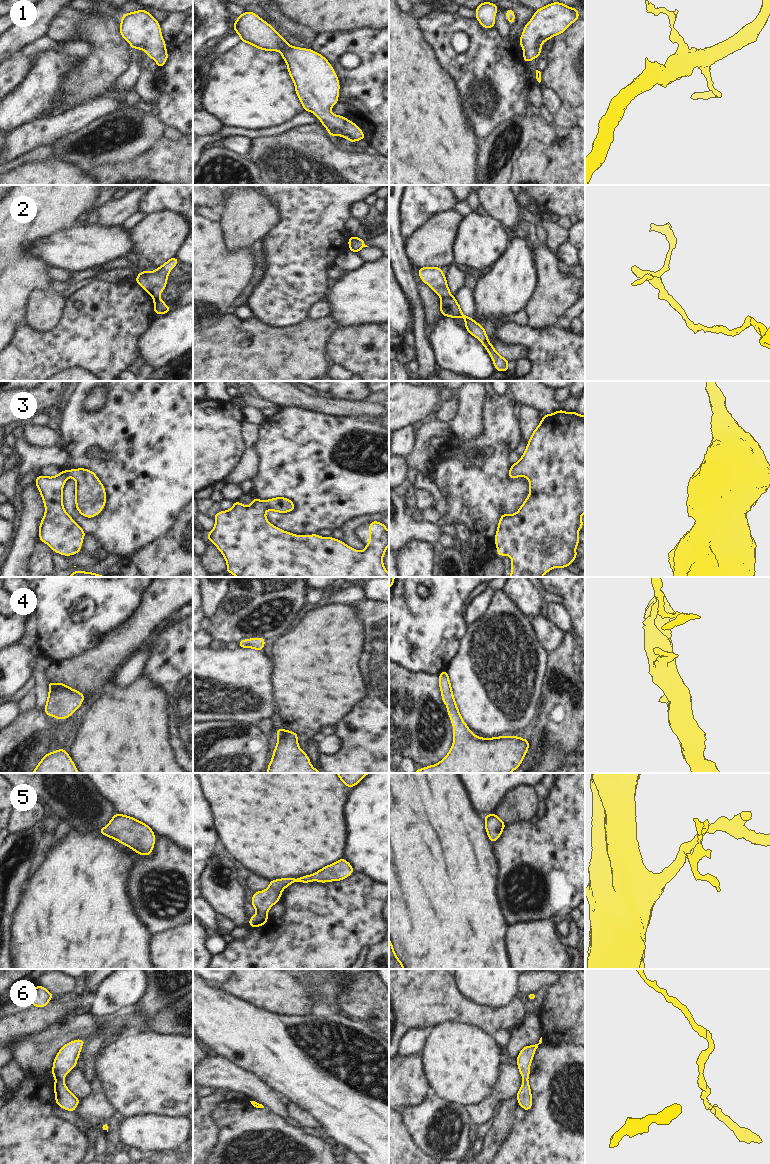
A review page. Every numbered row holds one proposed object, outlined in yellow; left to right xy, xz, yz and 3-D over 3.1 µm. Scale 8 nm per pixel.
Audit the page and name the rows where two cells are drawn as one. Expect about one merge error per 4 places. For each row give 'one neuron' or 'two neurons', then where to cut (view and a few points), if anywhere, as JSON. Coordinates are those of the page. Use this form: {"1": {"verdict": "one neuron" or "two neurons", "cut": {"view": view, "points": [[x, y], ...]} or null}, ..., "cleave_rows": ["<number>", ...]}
{"1": {"verdict": "one neuron", "cut": null}, "2": {"verdict": "two neurons", "cut": {"view": "yz", "points": [[450, 294], [441, 298]]}}, "3": {"verdict": "one neuron", "cut": null}, "4": {"verdict": "one neuron", "cut": null}, "5": {"verdict": "one neuron", "cut": null}, "6": {"verdict": "one neuron", "cut": null}, "cleave_rows": ["2"]}

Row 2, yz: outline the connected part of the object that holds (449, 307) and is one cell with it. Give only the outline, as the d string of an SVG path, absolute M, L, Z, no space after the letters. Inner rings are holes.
M447 296L440 299L440 313L442 316L453 319L462 317L465 320L465 329L475 338L477 338L486 348L492 358L496 371L508 372L509 361L502 357L489 342L489 338L484 327L474 319L462 313L461 307L455 296Z

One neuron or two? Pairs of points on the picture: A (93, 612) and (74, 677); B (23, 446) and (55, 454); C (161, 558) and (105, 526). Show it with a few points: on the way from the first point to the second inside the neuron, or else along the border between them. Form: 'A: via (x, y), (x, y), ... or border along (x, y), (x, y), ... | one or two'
A: border along (100, 639), (93, 646), (76, 656), (59, 661) | two
B: via (31, 454), (47, 454) | one
C: border along (162, 534), (140, 547), (130, 559) | two

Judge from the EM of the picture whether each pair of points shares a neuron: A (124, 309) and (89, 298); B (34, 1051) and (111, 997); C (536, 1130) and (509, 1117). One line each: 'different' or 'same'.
A: same
B: different
C: different

